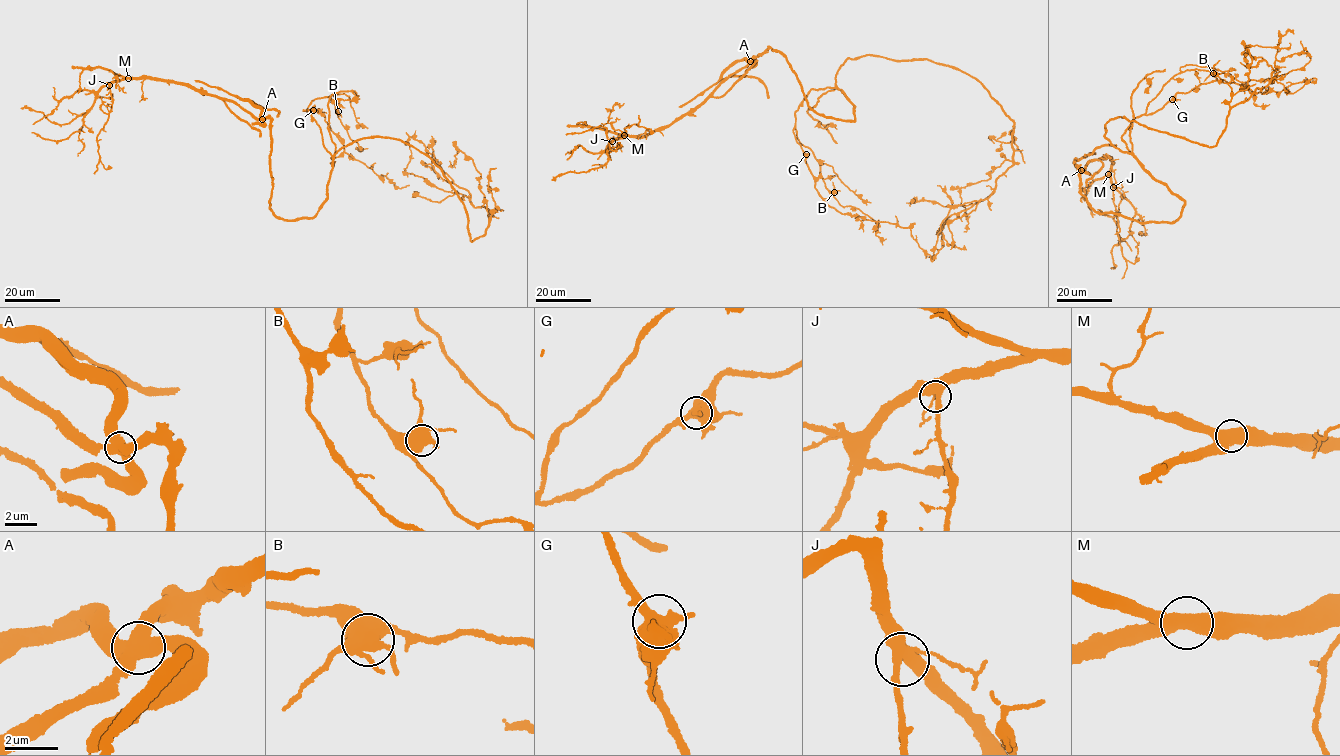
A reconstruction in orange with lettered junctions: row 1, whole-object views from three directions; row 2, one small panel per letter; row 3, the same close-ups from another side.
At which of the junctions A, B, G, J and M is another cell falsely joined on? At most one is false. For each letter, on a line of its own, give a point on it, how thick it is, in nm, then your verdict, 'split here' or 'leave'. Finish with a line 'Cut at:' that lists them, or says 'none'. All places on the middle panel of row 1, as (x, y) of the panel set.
A: at (750, 61); 550 nm thick; split here
B: at (834, 192); 550 nm thick; leave
G: at (806, 154); 600 nm thick; leave
J: at (612, 141); 400 nm thick; leave
M: at (624, 135); 550 nm thick; leave
Cut at: A

